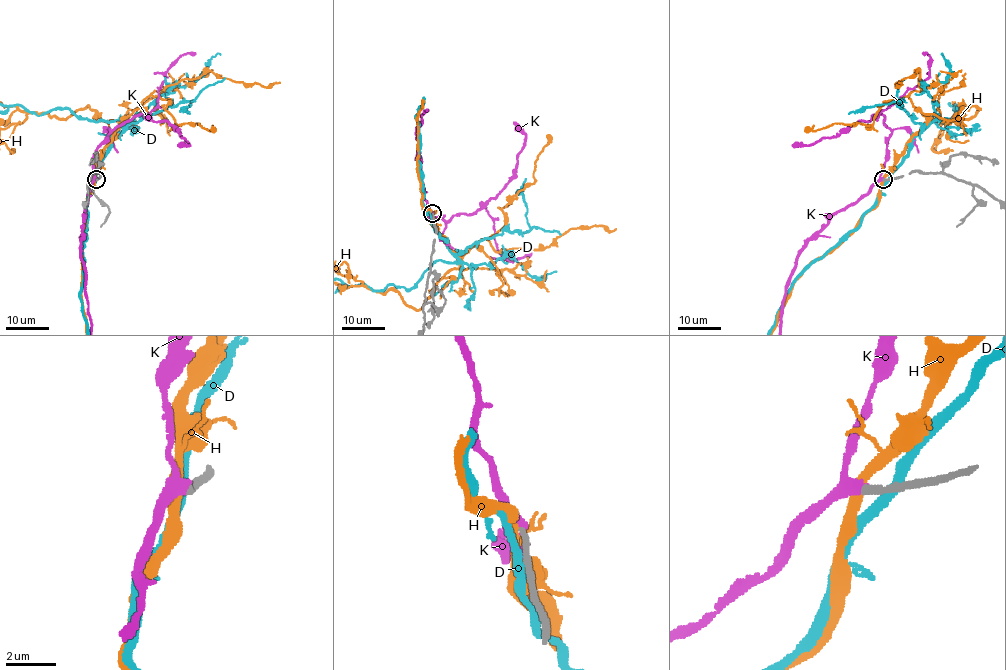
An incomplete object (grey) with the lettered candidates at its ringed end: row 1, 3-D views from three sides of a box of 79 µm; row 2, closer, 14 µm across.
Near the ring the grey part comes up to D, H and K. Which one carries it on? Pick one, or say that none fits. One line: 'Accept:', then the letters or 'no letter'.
Accept: K

